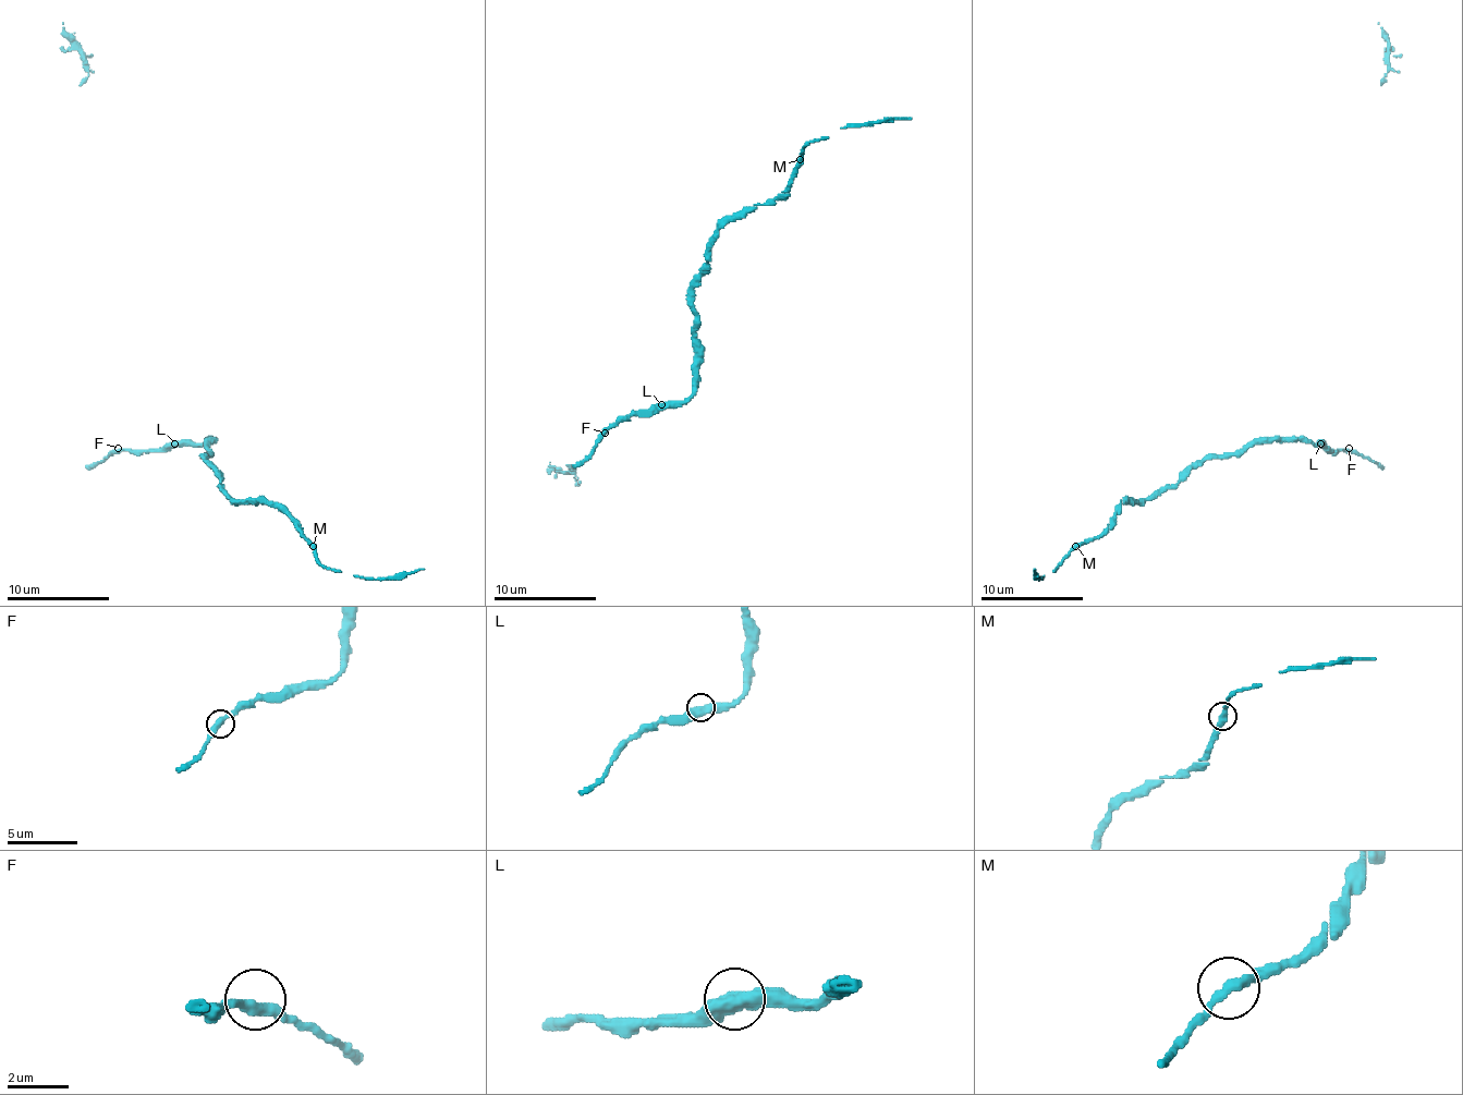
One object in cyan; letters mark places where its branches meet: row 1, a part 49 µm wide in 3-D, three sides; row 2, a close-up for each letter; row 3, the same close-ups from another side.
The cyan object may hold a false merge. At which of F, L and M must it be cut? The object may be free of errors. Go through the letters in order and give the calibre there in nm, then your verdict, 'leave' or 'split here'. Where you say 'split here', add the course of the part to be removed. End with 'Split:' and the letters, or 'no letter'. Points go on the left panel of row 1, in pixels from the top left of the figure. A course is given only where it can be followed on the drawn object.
F: calibre 360 nm; leave
L: calibre 550 nm; leave
M: calibre 360 nm; leave
Split: no letter

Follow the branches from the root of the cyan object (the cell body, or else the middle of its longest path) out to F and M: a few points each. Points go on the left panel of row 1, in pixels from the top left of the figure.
F: (177, 446), (165, 446), (154, 451), (118, 448)
M: (177, 446), (199, 446), (207, 440), (205, 461), (233, 499), (279, 507), (312, 545)

